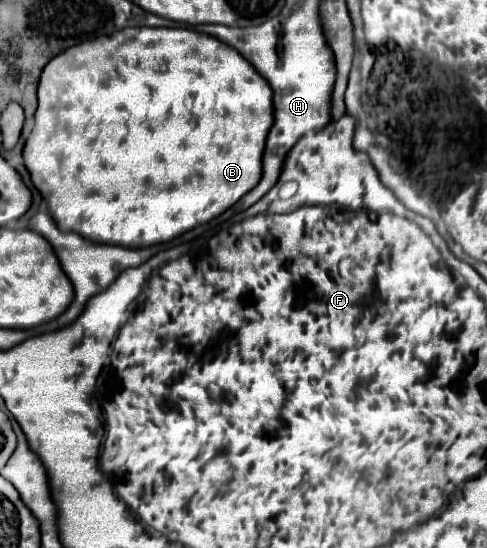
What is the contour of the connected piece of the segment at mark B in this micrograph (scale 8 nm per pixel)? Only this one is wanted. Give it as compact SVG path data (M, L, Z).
M132 27L108 37L78 43L60 55L52 57L42 71L38 85L38 109L34 115L34 129L26 139L24 163L32 175L32 183L50 205L50 213L62 231L74 231L94 243L118 243L122 247L150 247L166 243L194 227L210 223L226 209L230 209L254 183L262 177L262 158L266 135L274 125L274 91L270 83L256 71L250 61L234 47L220 39L190 29L152 29Z

